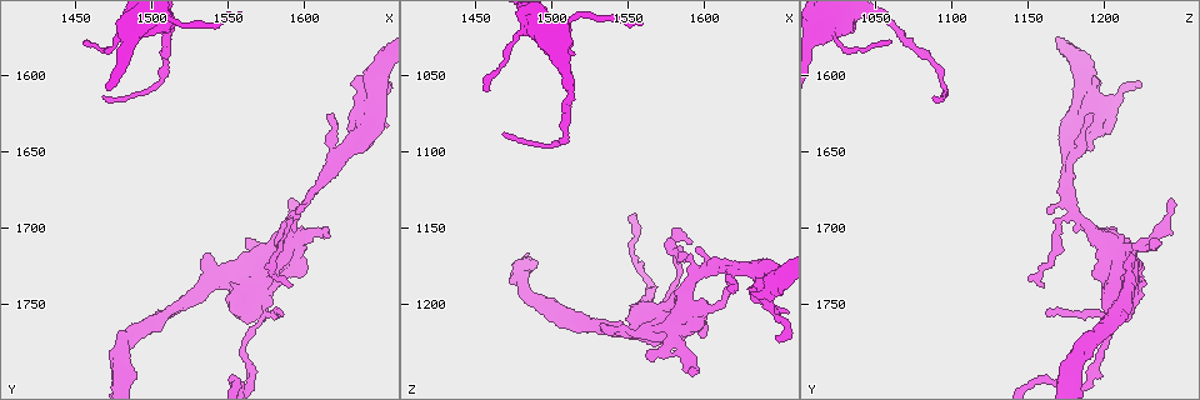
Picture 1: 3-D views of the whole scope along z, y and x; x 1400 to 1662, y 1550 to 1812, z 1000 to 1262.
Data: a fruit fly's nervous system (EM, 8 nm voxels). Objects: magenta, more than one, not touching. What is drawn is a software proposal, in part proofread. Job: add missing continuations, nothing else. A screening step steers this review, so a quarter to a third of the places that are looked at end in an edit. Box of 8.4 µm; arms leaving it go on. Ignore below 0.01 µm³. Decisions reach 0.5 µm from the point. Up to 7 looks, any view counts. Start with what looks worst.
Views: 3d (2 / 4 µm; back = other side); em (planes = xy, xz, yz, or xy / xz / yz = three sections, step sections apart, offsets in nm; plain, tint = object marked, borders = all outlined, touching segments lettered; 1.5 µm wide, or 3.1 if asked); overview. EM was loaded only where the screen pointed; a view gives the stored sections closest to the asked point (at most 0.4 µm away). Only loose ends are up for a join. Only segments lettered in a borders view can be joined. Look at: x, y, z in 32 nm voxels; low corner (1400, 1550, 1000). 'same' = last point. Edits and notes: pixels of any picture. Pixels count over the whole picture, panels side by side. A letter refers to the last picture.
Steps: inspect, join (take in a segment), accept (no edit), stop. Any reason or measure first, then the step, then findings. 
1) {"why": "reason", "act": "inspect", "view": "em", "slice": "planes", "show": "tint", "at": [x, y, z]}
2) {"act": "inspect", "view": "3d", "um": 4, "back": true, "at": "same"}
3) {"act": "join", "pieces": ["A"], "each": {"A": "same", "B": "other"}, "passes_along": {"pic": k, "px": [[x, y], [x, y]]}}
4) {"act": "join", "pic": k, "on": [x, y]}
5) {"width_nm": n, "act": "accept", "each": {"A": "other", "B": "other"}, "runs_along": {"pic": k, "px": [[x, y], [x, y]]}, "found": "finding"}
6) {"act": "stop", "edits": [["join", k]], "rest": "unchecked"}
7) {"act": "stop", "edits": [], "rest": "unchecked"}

{"why": "an open end", "act": "inspect", "view": "em", "slice": "planes", "show": "tint", "at": [1584, 1754, 1162]}

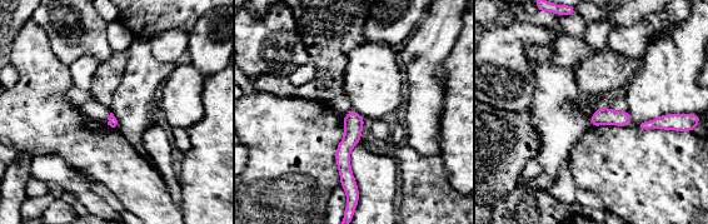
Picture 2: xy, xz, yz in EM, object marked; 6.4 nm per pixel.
{"act": "inspect", "view": "em", "slice": "planes", "show": "borders", "at": "same"}

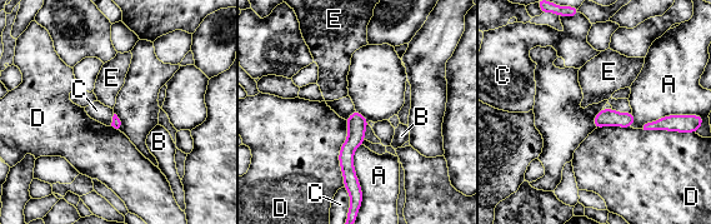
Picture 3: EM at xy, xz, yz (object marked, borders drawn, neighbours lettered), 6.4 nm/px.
{"act": "accept", "each": {"A": "other", "B": "other", "C": "other", "D": "other", "E": "other"}, "runs_along": {"pic": 3, "px": [[356, 115], [348, 149], [354, 189]]}, "found": "none of them fits"}

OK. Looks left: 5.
{"why": "branch stops here", "act": "inspect", "view": "em", "slice": "planes", "show": "borders", "at": [1648, 1606, 1224]}

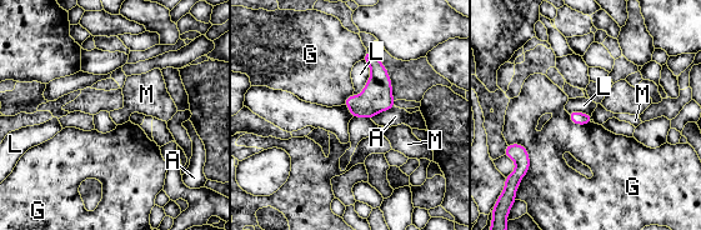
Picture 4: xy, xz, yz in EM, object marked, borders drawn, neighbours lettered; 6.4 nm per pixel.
{"width_nm": 80, "longest_contact_nm": ["L", 240], "act": "accept", "each": {"A": "other", "G": "other", "L": "other", "M": "other"}, "found": "none of them fits"}

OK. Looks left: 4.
{"why": "long arm stops here", "act": "inspect", "view": "em", "slice": "yz", "step": 8, "show": "borders", "at": [1468, 1614, 1088]}

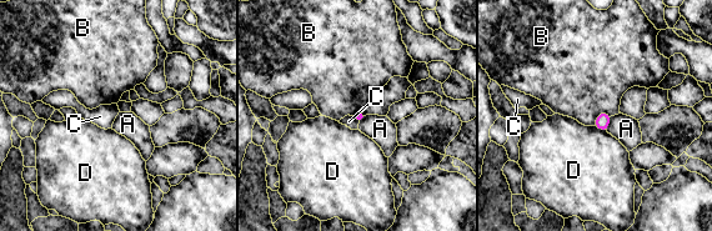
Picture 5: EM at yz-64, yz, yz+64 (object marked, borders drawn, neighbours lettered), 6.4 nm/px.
{"act": "accept", "each": {"A": "other", "B": "other", "C": "other", "D": "other"}, "border": {"pic": 5, "px": [[352, 116], [359, 122]]}, "found": "no lettered segment goes on from it"}

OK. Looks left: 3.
{"act": "stop", "edits": [], "rest": "unchecked"}

